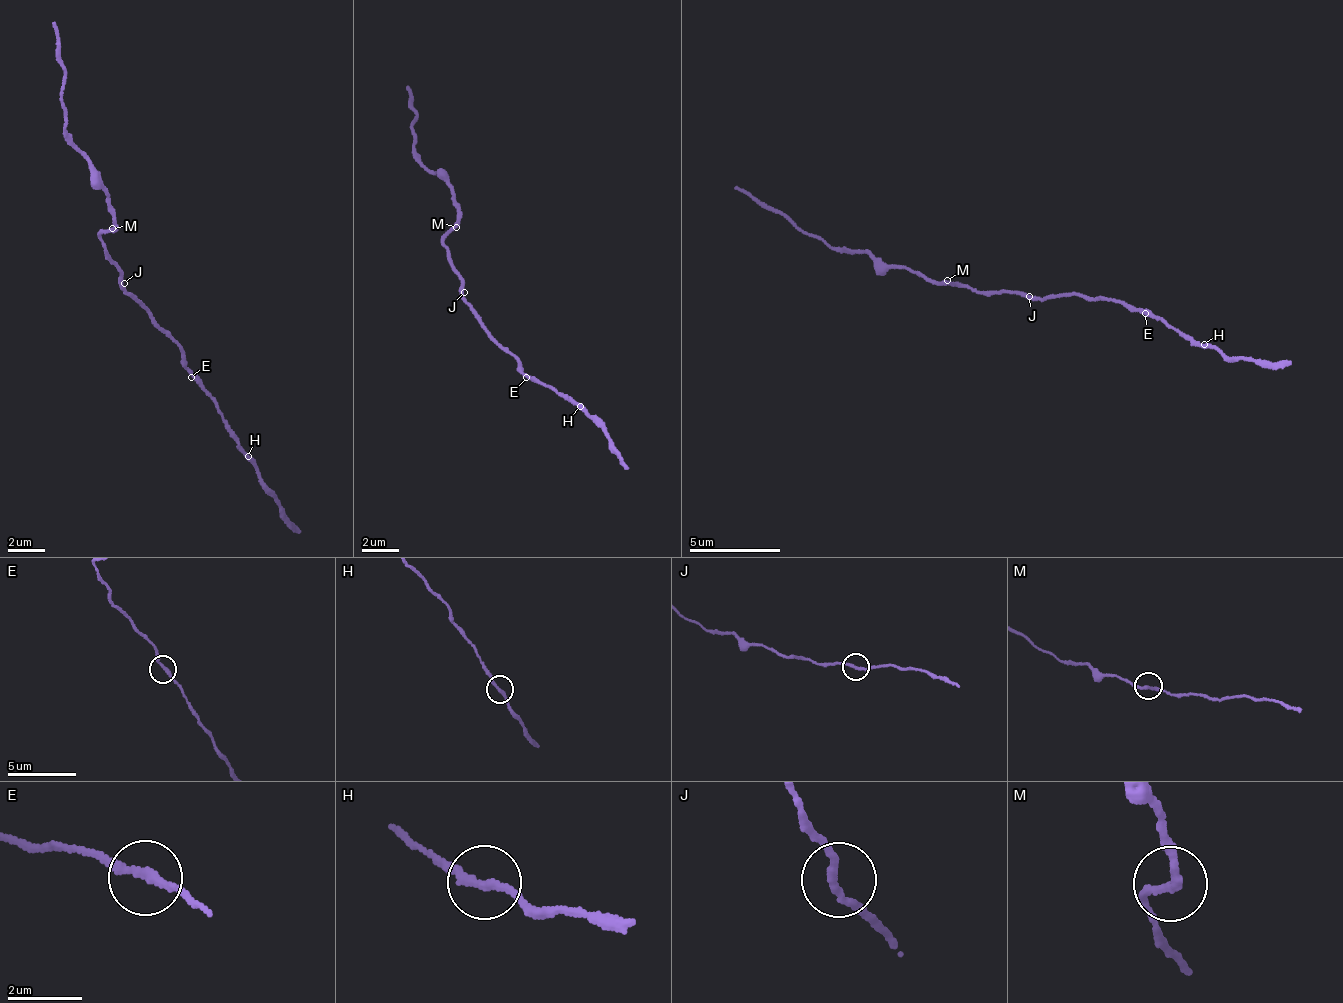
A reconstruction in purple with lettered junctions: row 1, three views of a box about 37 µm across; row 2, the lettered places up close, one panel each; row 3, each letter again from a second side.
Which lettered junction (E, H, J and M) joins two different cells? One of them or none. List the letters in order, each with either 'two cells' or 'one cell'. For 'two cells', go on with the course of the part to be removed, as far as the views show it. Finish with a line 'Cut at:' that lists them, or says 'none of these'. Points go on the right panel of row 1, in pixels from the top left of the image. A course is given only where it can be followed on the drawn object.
E: one cell
H: two cells; course (1202, 344), (1229, 356), (1292, 363)
J: one cell
M: one cell
Cut at: H

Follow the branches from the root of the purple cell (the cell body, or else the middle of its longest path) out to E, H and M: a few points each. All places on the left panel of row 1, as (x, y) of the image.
E: (119, 279), (153, 326), (162, 329), (181, 349), (181, 365), (191, 377)
H: (119, 279), (153, 326), (162, 329), (181, 349), (181, 365), (247, 454)
M: (119, 279), (108, 250), (99, 236), (112, 228)

